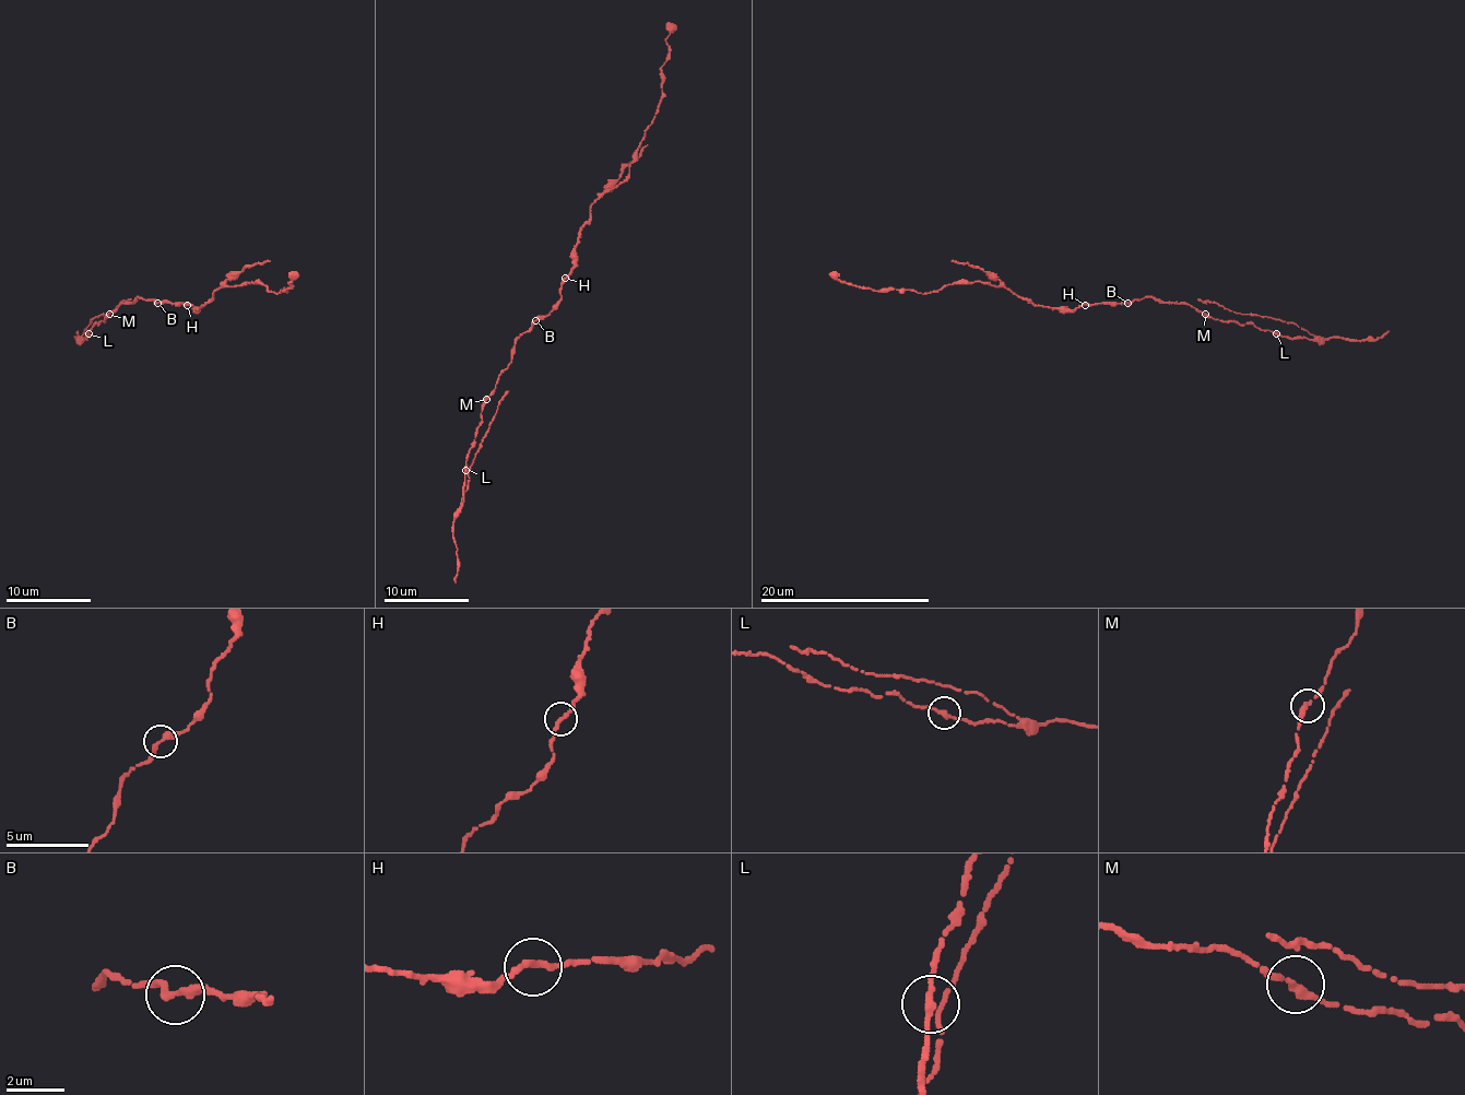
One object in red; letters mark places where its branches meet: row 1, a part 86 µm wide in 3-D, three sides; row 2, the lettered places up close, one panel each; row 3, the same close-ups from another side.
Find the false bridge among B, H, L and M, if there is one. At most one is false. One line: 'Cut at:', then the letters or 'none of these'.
Cut at: none of these

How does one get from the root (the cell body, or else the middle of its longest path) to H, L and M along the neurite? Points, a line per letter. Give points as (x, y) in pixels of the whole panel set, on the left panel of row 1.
H: (157, 303), (187, 305)
L: (157, 303), (139, 296), (134, 303), (121, 303), (103, 320), (105, 321), (87, 332)
M: (157, 303), (139, 296), (134, 303), (121, 303), (109, 314)

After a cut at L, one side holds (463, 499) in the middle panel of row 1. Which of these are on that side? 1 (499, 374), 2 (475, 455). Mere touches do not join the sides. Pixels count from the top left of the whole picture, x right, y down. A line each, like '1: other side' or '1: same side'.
1: other side
2: same side

